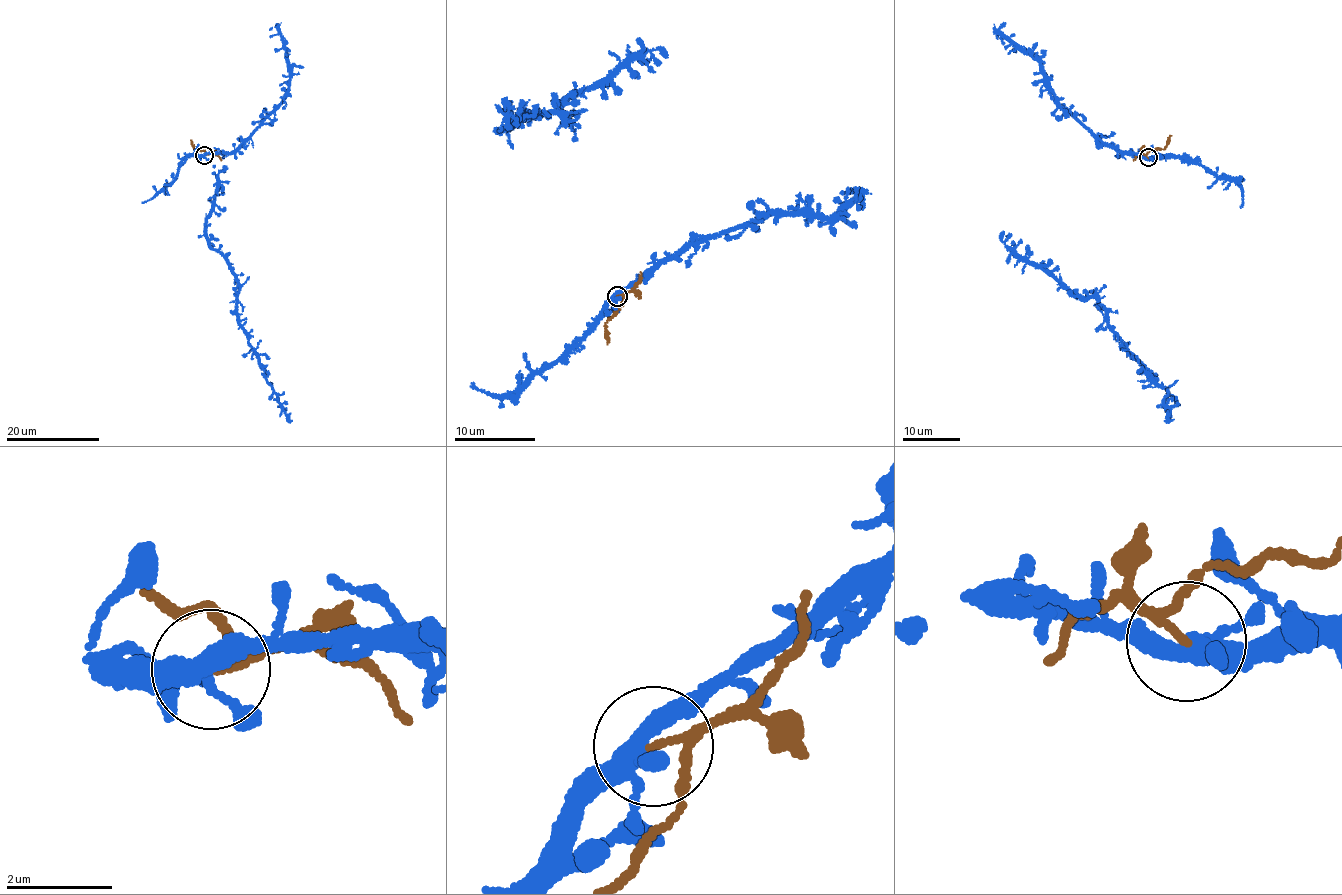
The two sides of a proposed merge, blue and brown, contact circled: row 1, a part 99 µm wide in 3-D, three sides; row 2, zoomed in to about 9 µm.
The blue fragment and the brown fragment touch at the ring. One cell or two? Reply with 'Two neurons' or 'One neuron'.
Two neurons

